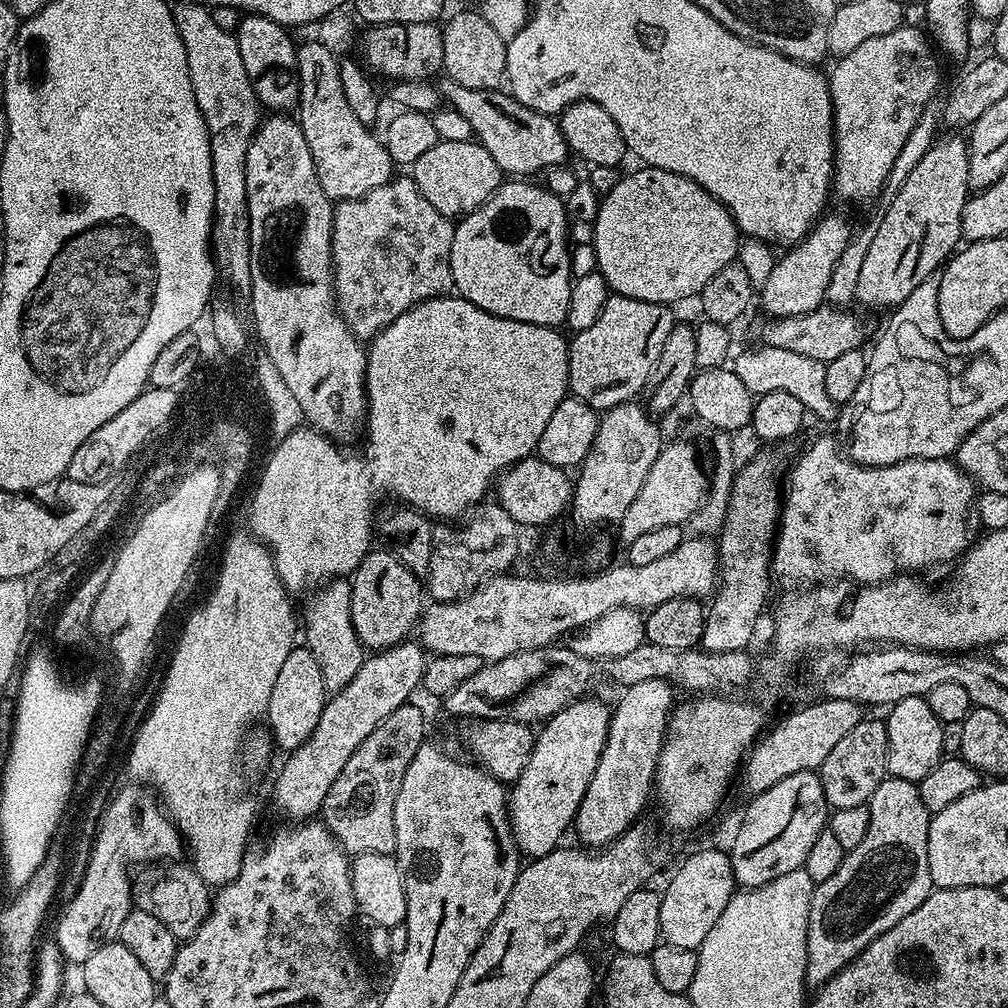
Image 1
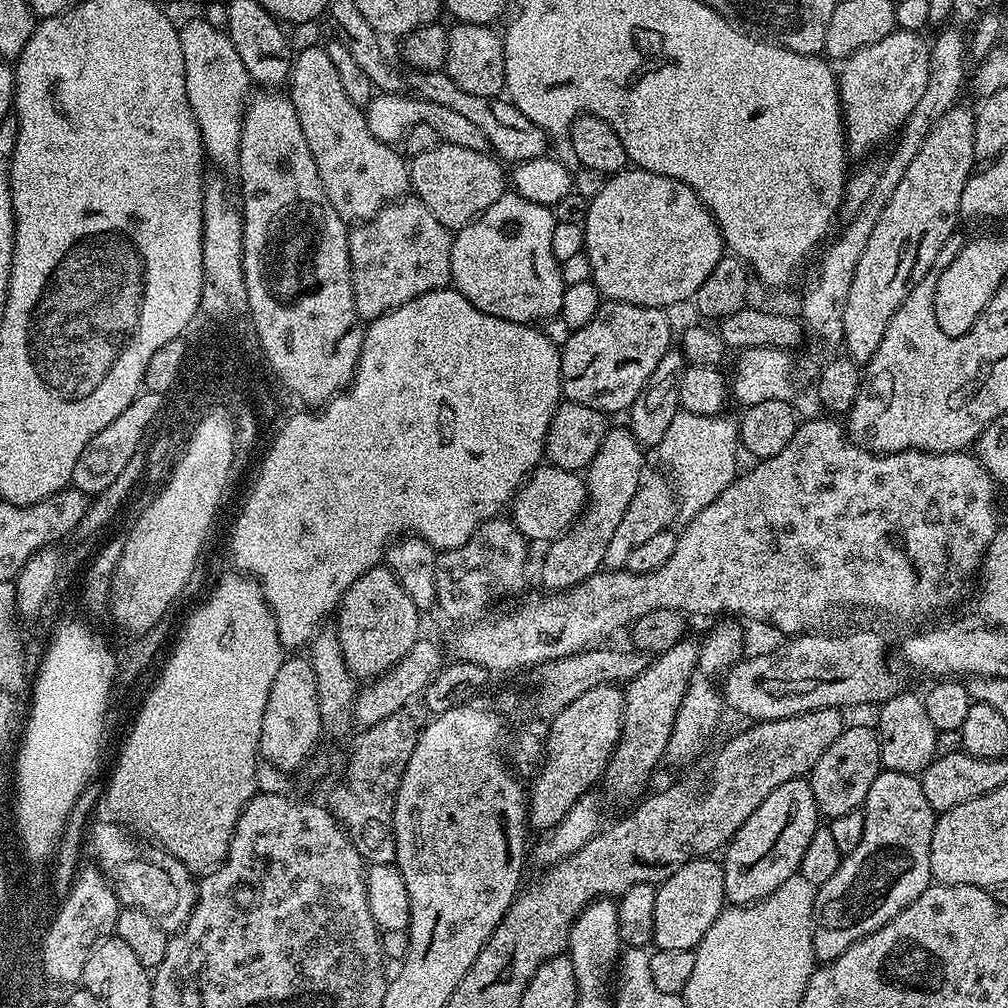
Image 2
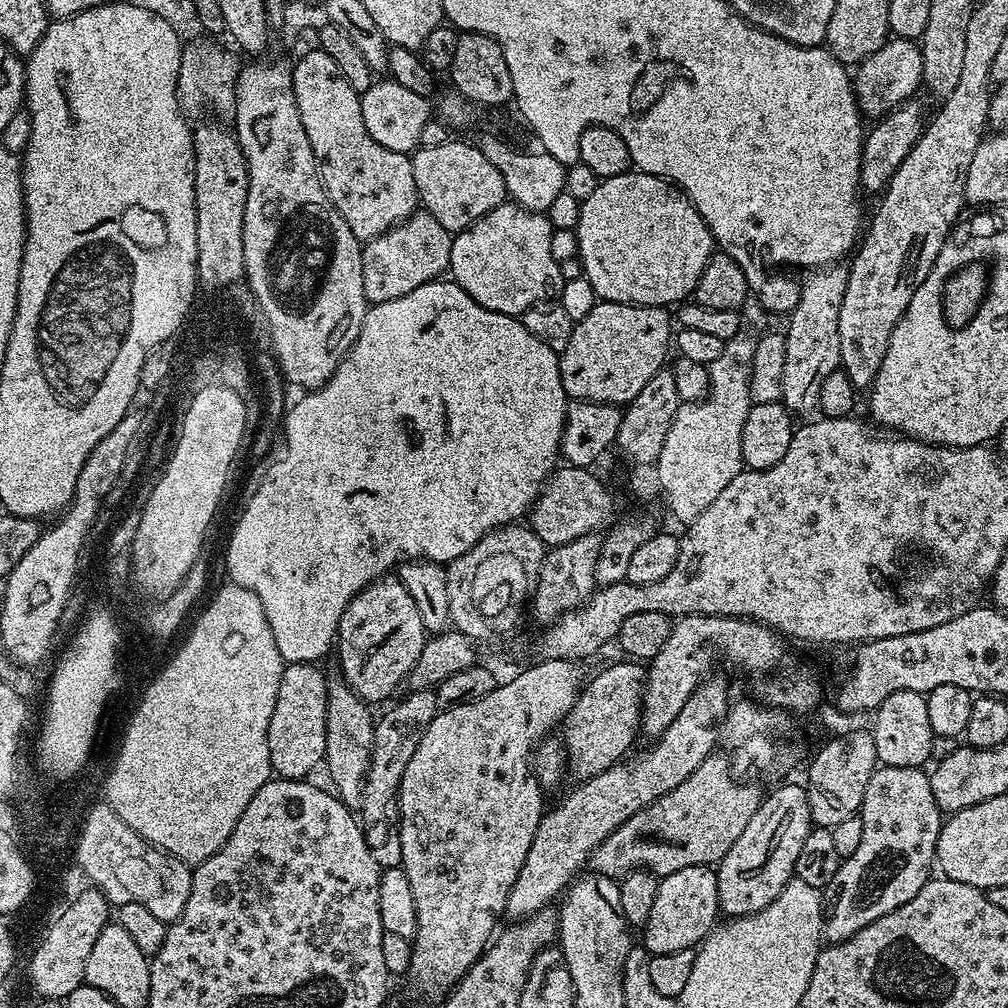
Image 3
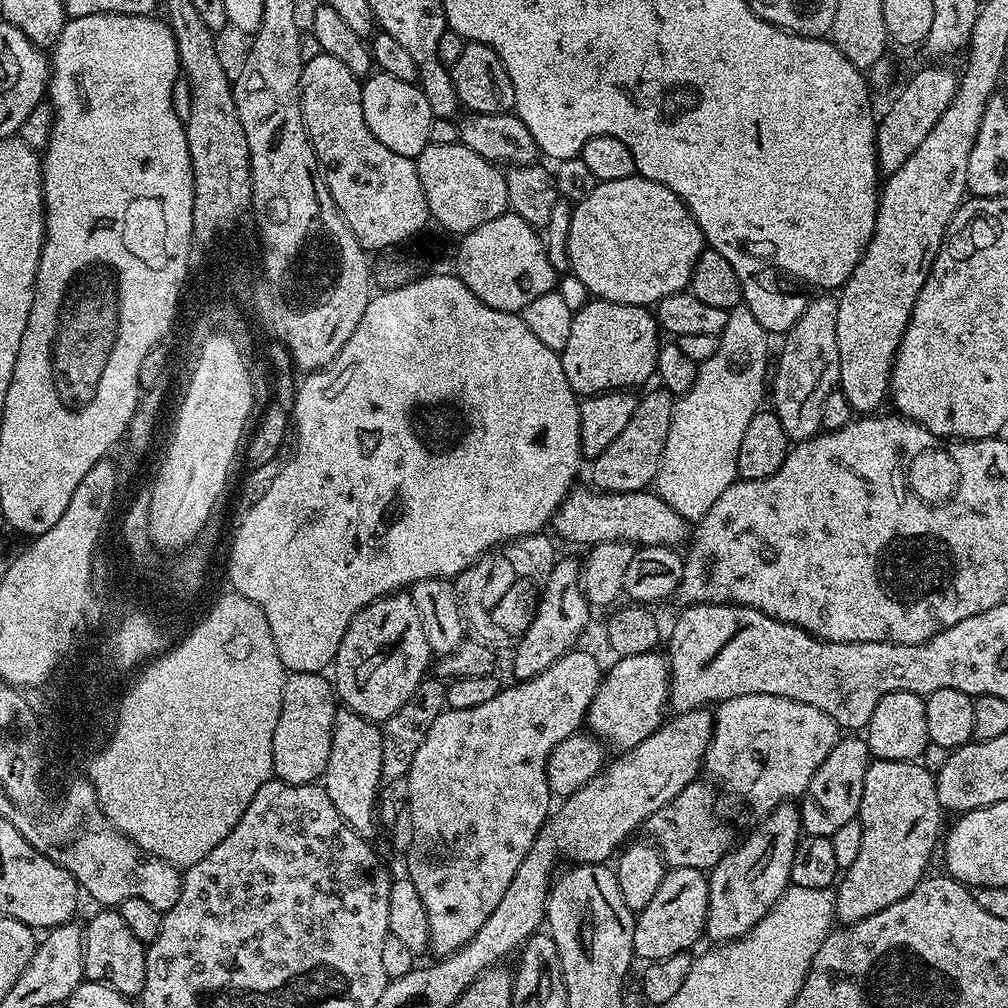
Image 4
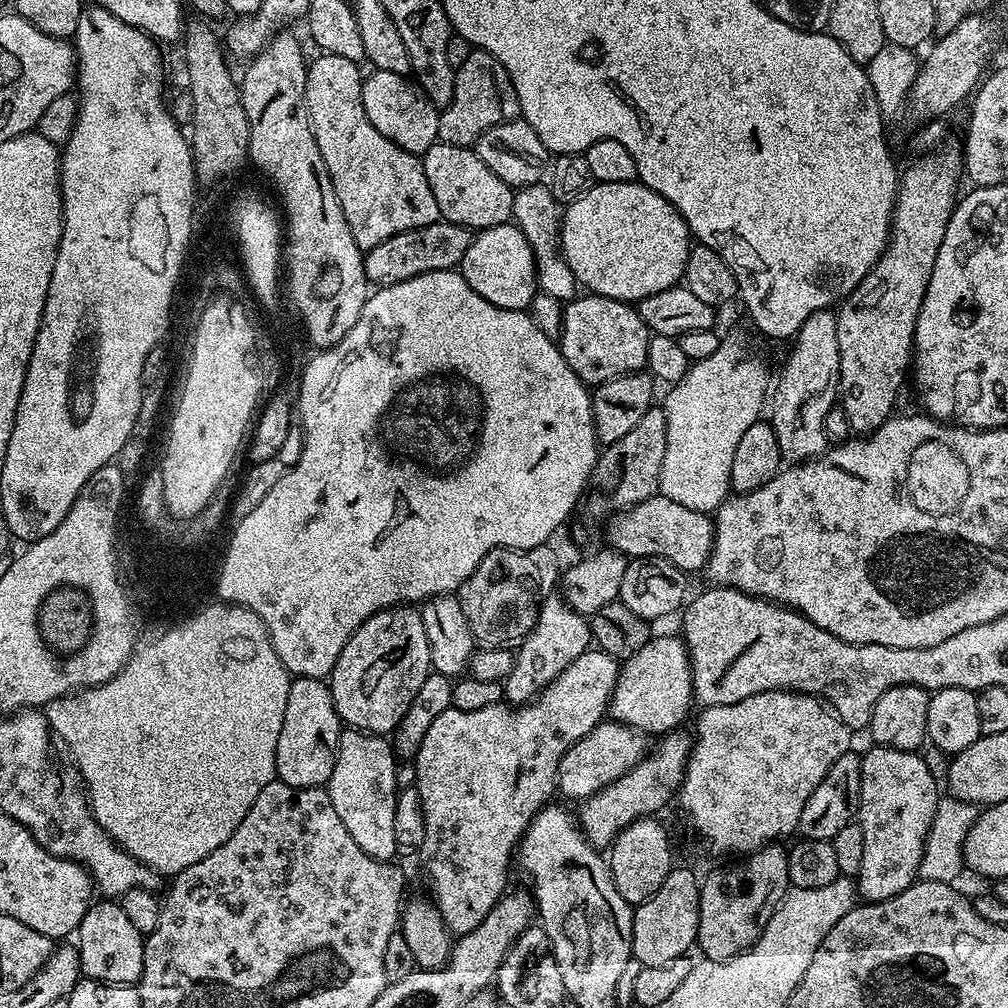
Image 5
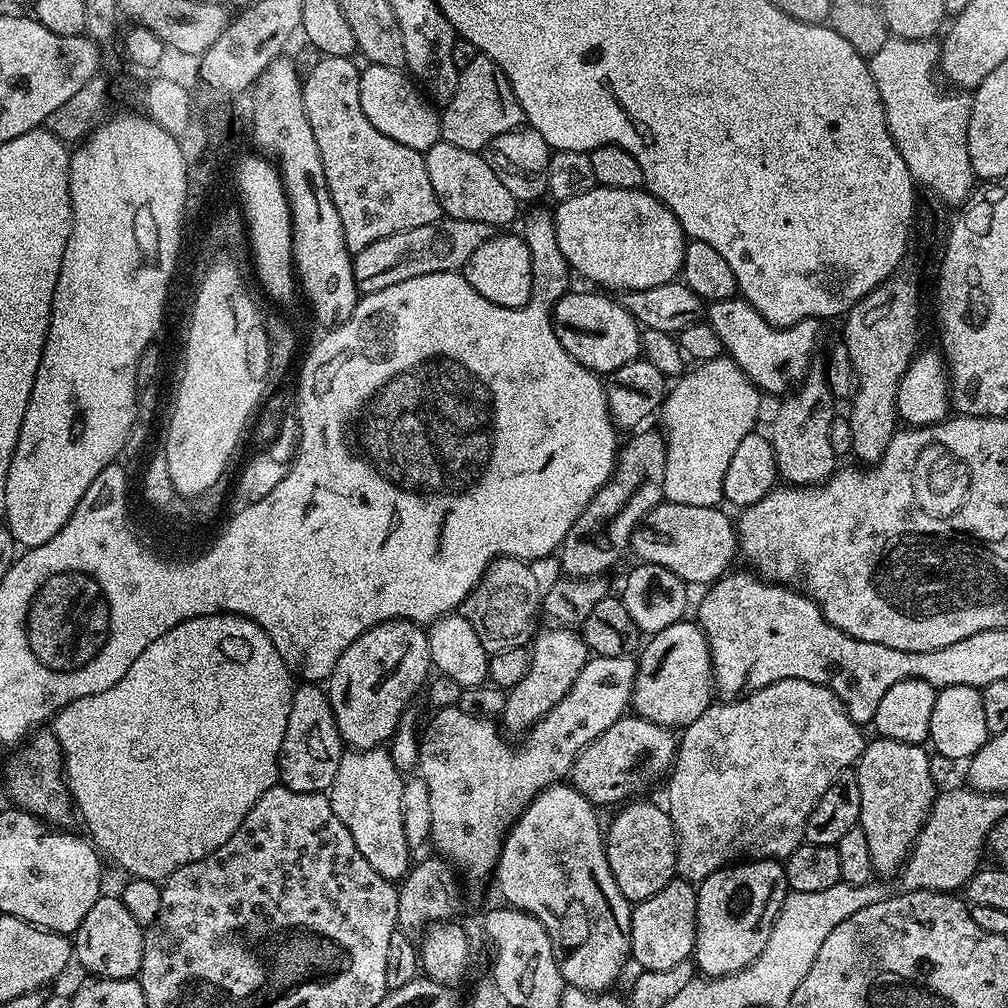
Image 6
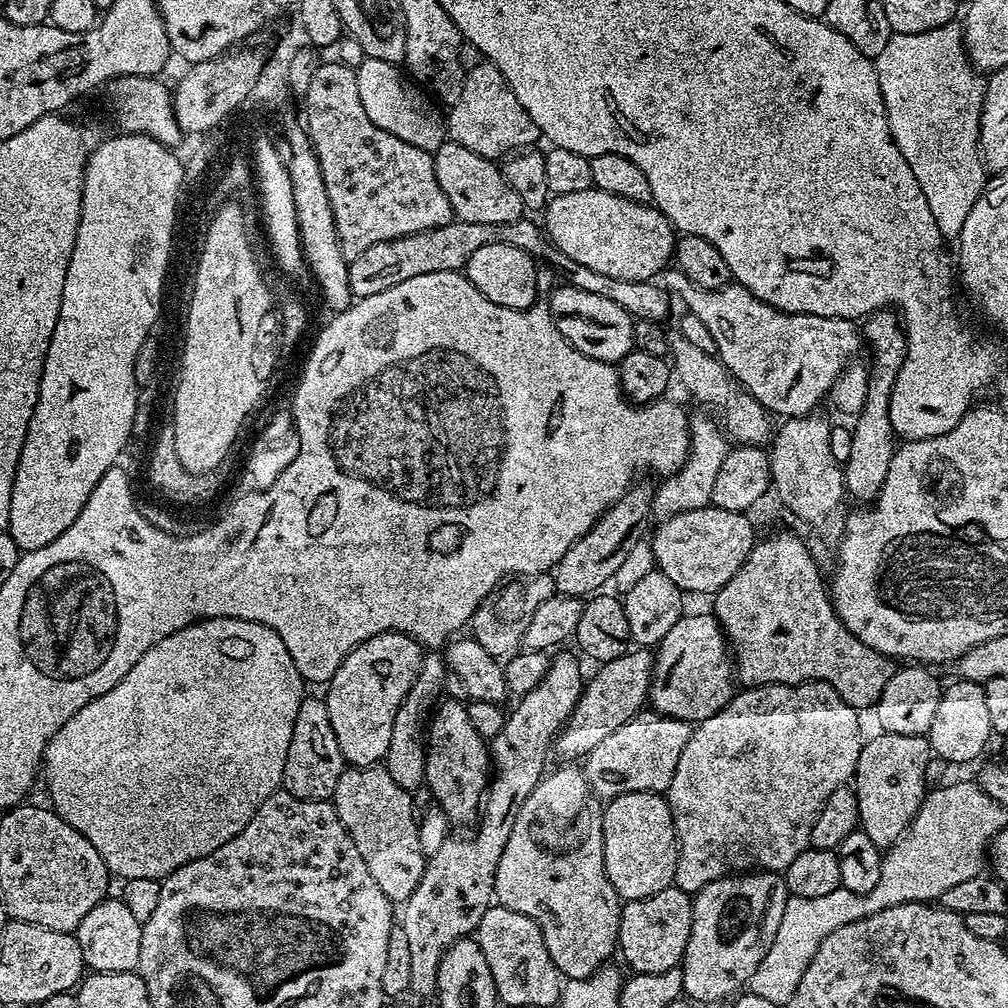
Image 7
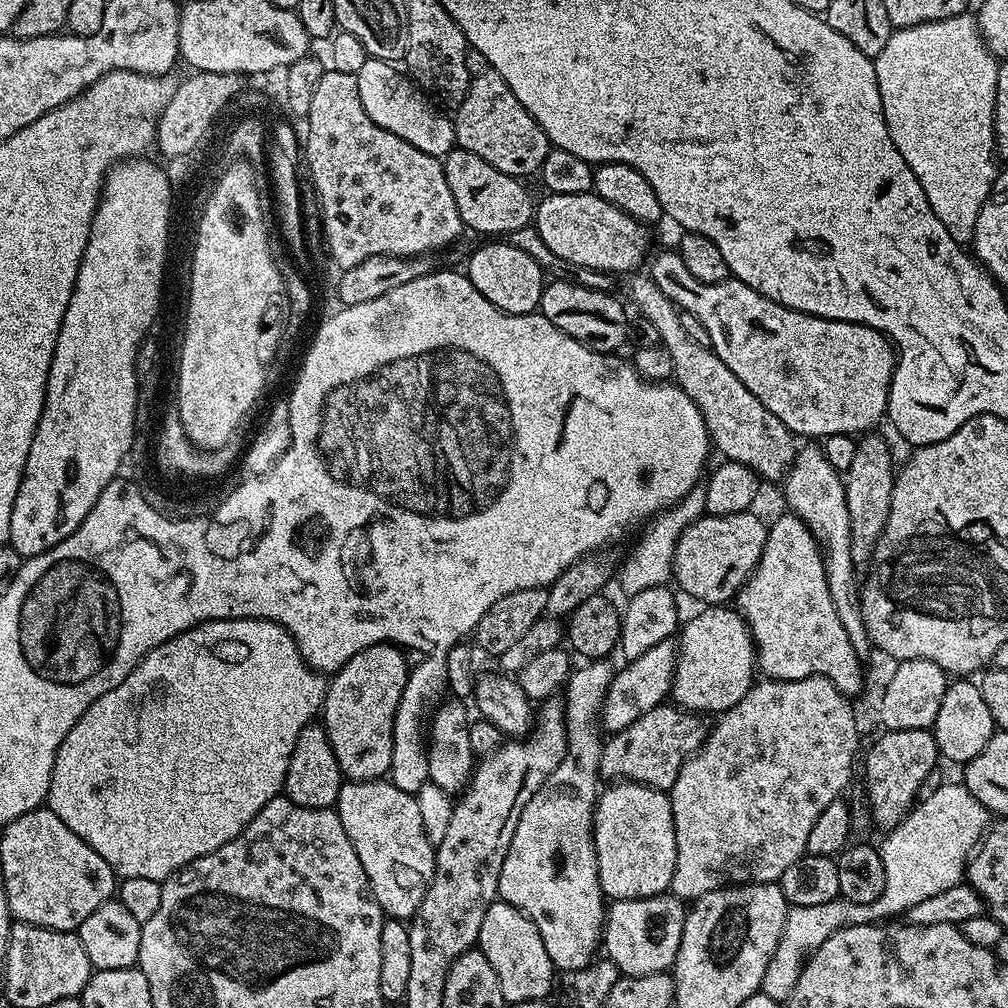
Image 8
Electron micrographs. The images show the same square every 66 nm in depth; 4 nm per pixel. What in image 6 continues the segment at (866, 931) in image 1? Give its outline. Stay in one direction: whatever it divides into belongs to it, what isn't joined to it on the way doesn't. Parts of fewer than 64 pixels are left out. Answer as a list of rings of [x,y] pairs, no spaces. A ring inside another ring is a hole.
[[[869,739],[865,743],[864,752],[854,765],[858,794],[862,797],[858,827],[866,834],[866,842],[870,846],[873,873],[877,877],[892,875],[895,877],[903,869],[912,845],[916,843],[916,838],[920,835],[920,829],[923,828],[924,823],[928,821],[928,816],[932,813],[932,801],[936,799],[938,789],[931,780],[930,762],[928,761],[930,752],[927,747],[910,742],[875,739]]]

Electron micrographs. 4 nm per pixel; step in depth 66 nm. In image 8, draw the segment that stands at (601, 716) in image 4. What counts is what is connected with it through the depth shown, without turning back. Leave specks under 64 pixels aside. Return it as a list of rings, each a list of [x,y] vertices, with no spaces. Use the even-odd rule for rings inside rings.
[[[704,606],[699,610],[697,616],[683,621],[678,632],[670,700],[686,712],[719,714],[738,706],[752,688],[752,675],[758,672],[756,646],[752,642],[752,631],[735,607]]]

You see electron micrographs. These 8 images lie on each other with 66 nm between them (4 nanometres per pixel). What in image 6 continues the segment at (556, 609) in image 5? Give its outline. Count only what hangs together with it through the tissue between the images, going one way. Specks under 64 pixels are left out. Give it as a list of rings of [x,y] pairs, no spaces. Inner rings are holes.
[[[548,626],[548,629],[537,631],[530,644],[530,655],[528,657],[528,669],[518,682],[518,686],[507,689],[506,706],[502,717],[502,724],[505,729],[512,732],[527,733],[533,728],[543,716],[574,686],[578,674],[582,674],[582,666],[590,659],[590,653],[583,635],[579,631],[568,626]]]

